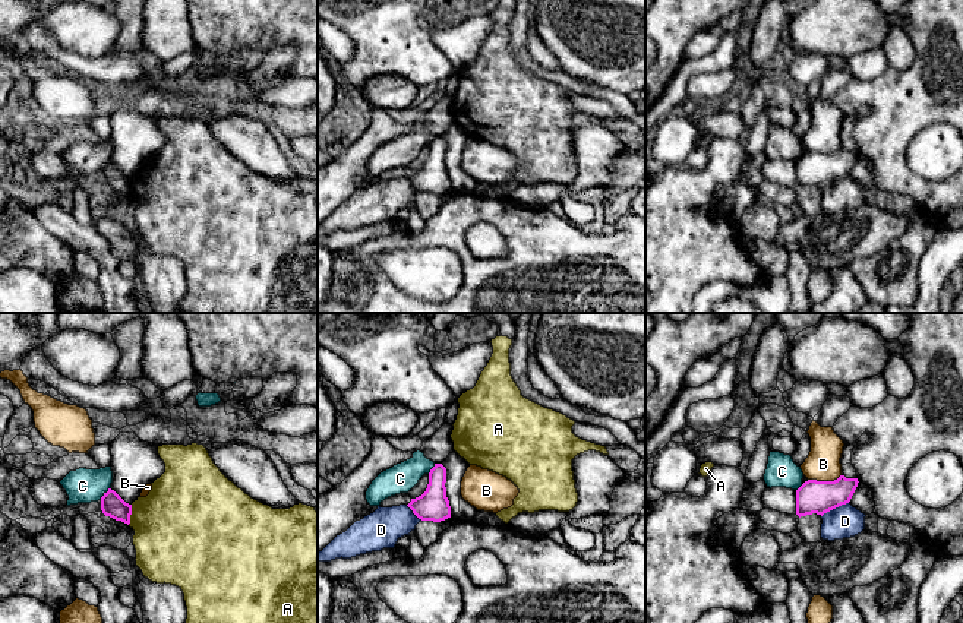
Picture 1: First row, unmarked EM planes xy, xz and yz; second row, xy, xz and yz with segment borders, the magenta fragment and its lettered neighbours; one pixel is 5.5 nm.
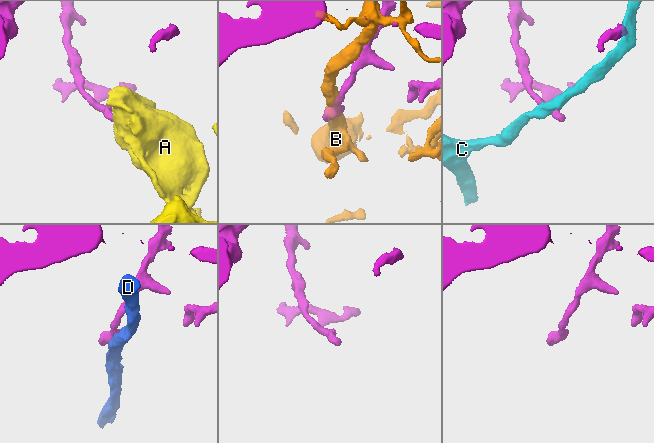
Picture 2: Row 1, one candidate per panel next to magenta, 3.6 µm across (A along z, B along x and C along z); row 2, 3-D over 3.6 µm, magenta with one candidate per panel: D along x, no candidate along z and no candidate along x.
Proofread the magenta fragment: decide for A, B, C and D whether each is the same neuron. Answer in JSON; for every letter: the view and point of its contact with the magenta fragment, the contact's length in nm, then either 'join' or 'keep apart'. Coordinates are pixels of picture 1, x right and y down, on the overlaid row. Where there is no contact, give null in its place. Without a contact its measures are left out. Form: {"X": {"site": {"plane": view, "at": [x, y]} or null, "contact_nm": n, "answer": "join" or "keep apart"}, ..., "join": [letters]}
{"A": {"site": {"plane": "xy", "at": [130, 514]}, "contact_nm": 110, "answer": "keep apart"}, "B": {"site": {"plane": "yz", "at": [824, 481]}, "contact_nm": 190, "answer": "keep apart"}, "C": {"site": {"plane": "xy", "at": [104, 493]}, "contact_nm": 90, "answer": "keep apart"}, "D": {"site": {"plane": "yz", "at": [834, 508]}, "contact_nm": 180, "answer": "keep apart"}, "join": []}

